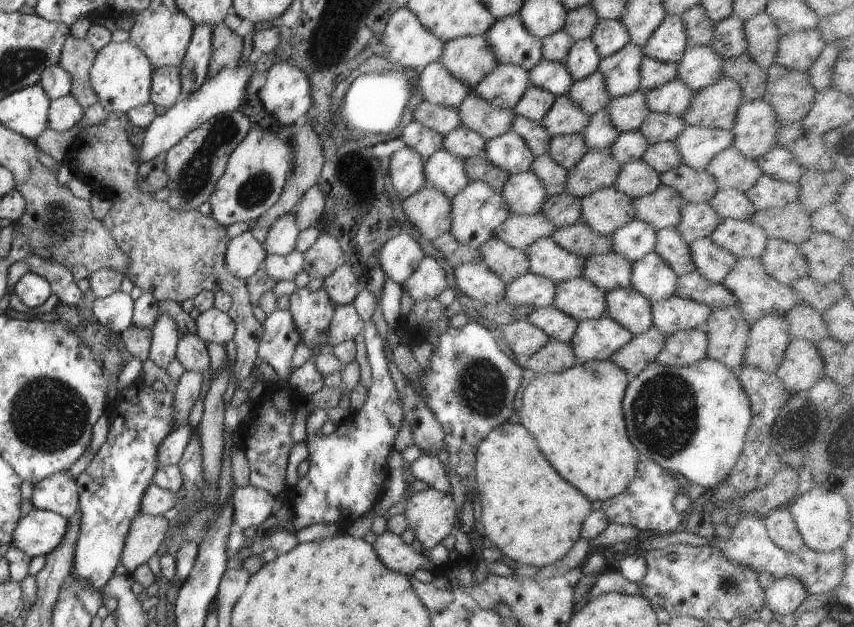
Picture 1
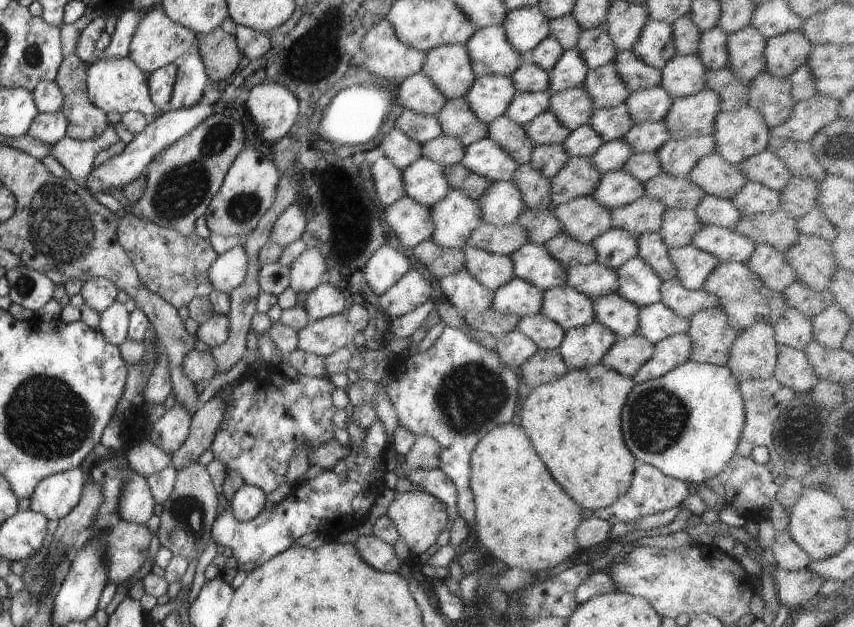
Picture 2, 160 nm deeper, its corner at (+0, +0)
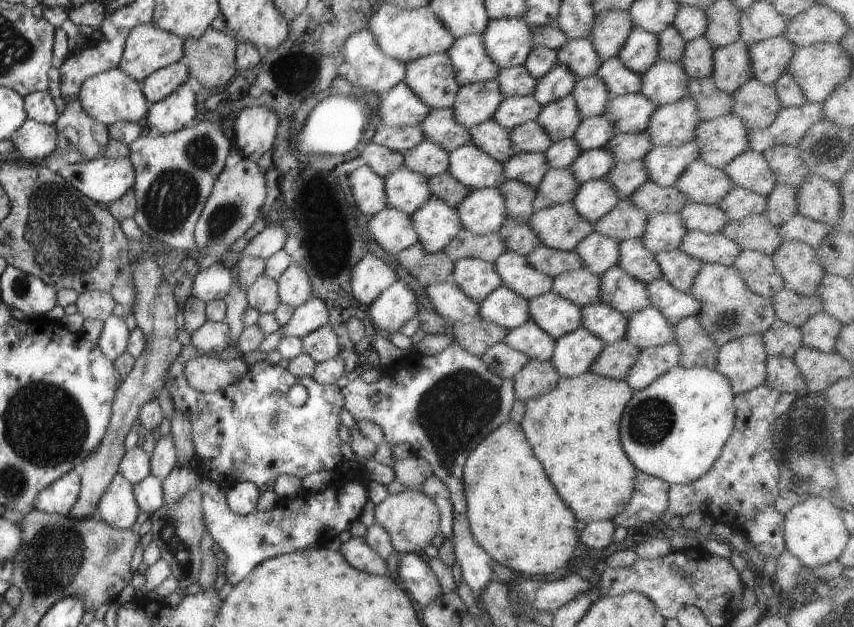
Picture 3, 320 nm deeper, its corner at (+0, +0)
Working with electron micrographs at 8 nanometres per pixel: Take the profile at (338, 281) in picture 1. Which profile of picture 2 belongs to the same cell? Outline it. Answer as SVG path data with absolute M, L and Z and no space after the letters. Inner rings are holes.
M324 282L306 295L304 308L312 322L344 312L346 296L332 282Z

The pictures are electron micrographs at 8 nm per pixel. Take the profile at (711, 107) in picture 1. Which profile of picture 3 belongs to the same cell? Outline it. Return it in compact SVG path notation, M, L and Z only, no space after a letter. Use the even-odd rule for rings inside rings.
M690 96L678 102L658 107L650 117L646 132L653 146L679 147L695 140L697 106Z

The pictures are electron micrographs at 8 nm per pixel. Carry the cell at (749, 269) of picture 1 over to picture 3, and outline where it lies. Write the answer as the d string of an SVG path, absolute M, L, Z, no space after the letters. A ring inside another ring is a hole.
M704 263L689 294L701 304L694 316L697 316L700 326L720 346L744 335L764 334L776 320L771 299L752 292L746 286L740 271L732 265L725 267L718 263Z

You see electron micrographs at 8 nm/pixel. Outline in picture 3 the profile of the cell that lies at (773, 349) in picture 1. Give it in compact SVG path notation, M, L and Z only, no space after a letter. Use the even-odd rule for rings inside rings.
M762 334L744 335L720 346L715 371L730 379L735 395L742 395L765 384L767 358Z

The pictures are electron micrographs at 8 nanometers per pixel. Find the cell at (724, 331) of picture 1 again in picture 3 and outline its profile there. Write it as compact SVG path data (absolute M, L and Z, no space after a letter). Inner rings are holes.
M689 316L673 326L674 340L680 348L679 365L684 368L706 367L715 370L720 345L715 343L699 323L697 316Z

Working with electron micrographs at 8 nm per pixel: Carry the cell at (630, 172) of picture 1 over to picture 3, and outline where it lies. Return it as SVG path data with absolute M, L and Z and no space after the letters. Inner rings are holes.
M596 179L580 185L571 203L576 212L591 225L601 219L622 200L616 189L604 179Z

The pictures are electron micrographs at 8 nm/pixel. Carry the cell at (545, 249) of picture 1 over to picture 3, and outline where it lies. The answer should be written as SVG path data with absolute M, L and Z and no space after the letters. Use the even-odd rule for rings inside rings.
M505 250L494 262L502 286L508 287L527 301L547 293L552 288L553 277L545 275L527 263L527 258Z

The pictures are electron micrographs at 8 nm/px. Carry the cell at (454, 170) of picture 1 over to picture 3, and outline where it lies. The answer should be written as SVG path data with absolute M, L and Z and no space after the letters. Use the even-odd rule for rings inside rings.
M398 167L385 178L387 206L411 215L432 196L427 180L423 174Z

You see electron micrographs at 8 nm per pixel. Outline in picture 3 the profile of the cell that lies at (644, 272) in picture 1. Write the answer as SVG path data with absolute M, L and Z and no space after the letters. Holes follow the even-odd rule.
M612 267L599 277L598 302L602 302L627 316L650 306L646 284L632 278L620 267Z

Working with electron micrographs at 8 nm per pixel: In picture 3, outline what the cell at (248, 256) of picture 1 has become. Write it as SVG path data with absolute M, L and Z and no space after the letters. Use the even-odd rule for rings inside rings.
M220 262L199 270L193 280L190 297L205 303L223 299L234 284L234 272L234 269L226 268Z

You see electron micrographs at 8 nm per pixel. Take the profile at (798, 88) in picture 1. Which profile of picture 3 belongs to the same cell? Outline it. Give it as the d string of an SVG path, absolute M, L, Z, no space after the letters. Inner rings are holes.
M754 78L748 79L736 92L731 94L731 97L733 102L731 112L742 119L748 130L762 130L772 124L778 111L782 108L774 86L762 84Z

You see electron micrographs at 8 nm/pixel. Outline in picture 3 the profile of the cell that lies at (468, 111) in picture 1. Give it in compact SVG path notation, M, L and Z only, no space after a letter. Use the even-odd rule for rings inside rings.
M452 107L432 109L418 126L425 139L439 144L447 153L451 153L459 146L467 145L471 139L469 129L455 121Z

